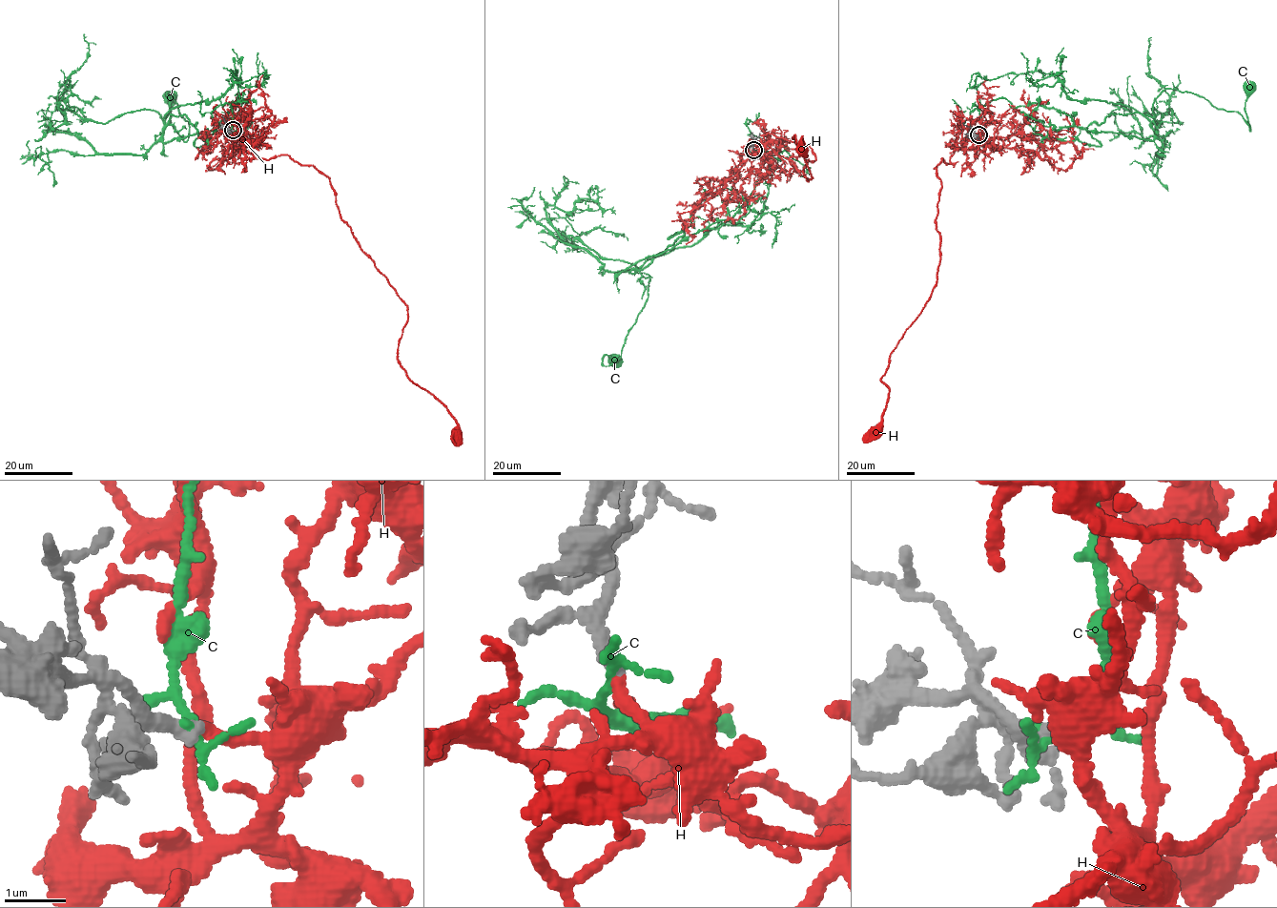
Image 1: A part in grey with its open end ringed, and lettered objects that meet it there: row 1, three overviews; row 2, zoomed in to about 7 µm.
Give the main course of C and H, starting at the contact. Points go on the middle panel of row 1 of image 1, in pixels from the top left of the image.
C: (753, 150), (772, 161), (739, 210), (626, 268), (650, 278), (621, 357), (603, 365), (606, 355), (615, 360)
H: (753, 150), (768, 134), (808, 145), (815, 158), (805, 160), (807, 180), (795, 134), (807, 154), (800, 151)

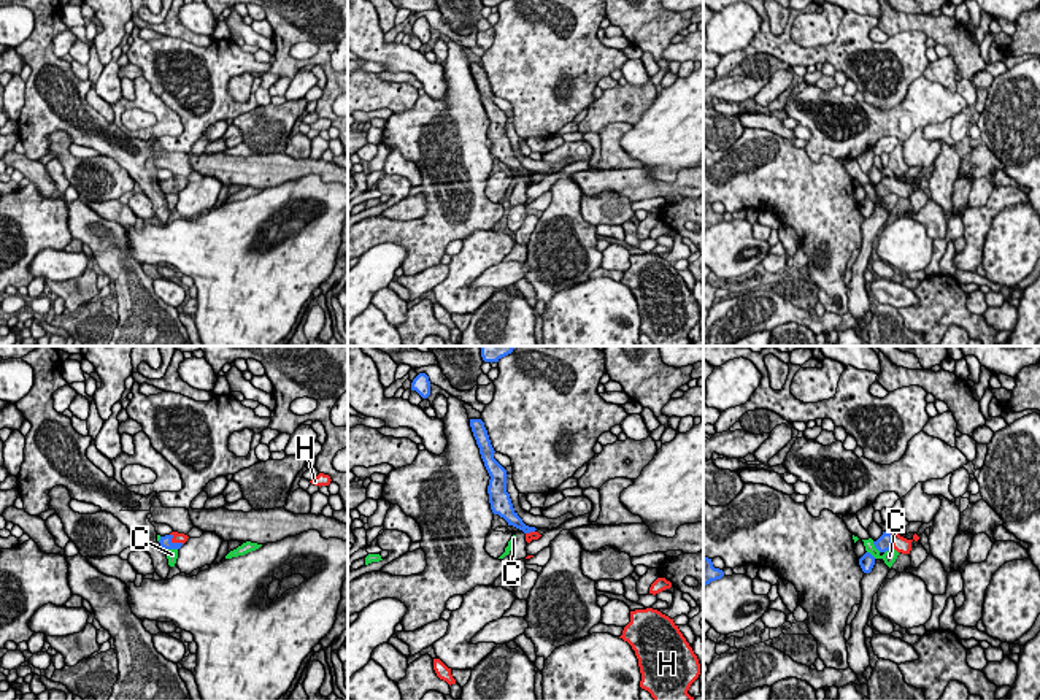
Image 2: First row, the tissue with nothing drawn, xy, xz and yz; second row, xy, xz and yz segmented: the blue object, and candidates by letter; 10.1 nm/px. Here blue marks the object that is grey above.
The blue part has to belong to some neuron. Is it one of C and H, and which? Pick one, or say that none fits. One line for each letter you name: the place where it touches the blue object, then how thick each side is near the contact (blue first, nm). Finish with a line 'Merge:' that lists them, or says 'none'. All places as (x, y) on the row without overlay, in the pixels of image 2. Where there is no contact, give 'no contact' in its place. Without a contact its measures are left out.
H: xy (175, 188) | 130/100 nm
Merge: H

